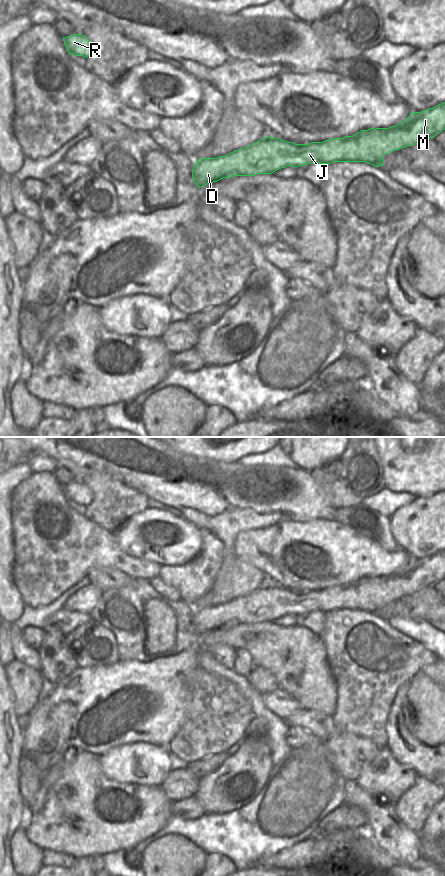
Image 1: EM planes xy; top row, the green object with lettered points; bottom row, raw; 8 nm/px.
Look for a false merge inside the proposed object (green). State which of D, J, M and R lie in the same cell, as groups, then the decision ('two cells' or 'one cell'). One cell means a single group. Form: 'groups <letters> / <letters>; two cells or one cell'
groups D J M / R; two cells

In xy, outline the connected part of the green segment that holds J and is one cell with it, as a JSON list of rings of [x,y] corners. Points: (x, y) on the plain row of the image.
[[[445,550],[421,560],[411,560],[401,571],[389,576],[361,578],[353,584],[333,586],[323,590],[295,592],[269,584],[225,604],[217,606],[201,606],[196,608],[192,617],[192,627],[198,636],[233,624],[255,624],[257,622],[272,622],[273,620],[293,614],[307,612],[331,612],[333,610],[348,610],[350,608],[369,608],[375,610],[381,604],[395,598],[413,594],[427,586],[434,586],[445,578]]]

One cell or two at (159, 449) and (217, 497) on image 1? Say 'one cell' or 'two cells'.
one cell

